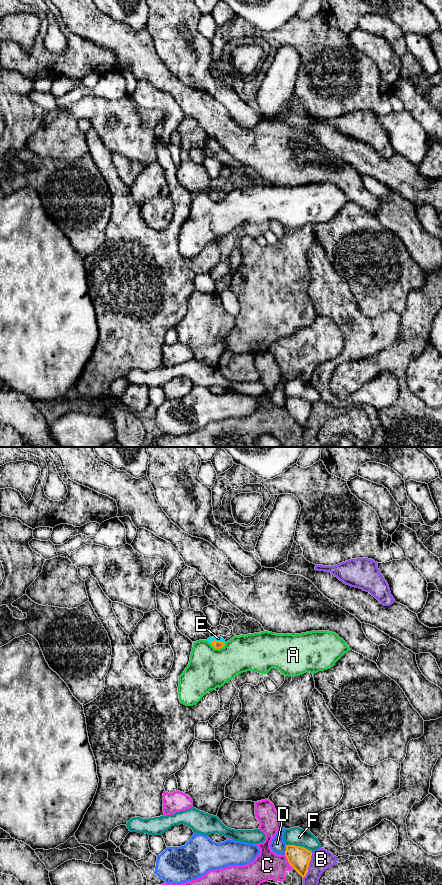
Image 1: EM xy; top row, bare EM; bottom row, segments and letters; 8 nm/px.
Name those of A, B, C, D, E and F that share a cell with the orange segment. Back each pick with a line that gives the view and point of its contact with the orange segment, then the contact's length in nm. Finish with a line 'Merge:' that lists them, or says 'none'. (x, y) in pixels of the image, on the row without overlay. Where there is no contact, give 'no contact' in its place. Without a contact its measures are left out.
E: meets orange in xy at (217, 193); contact 120 nm long
Merge: E

